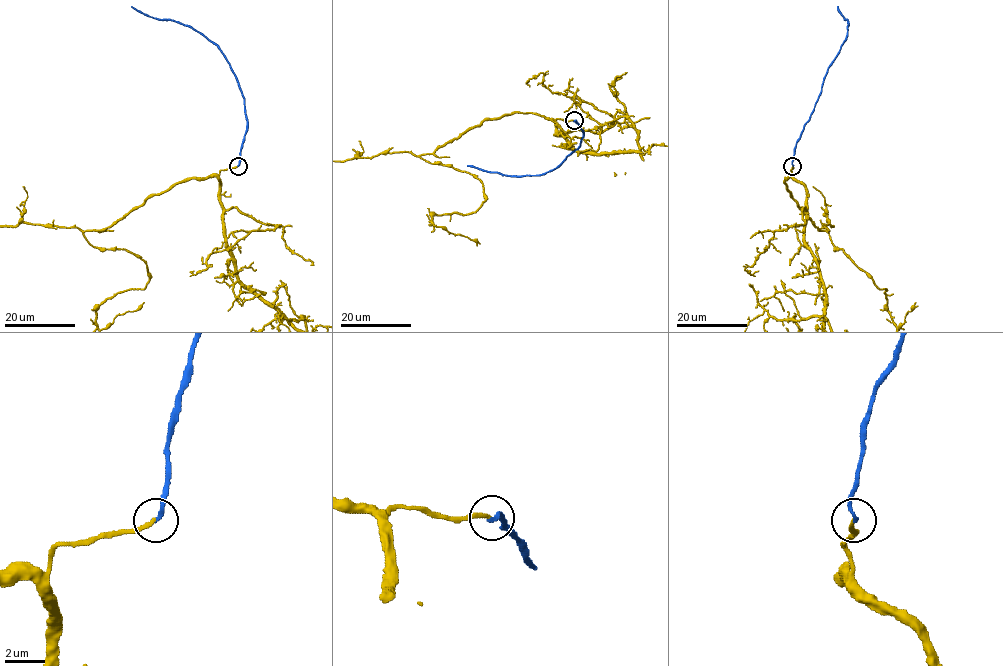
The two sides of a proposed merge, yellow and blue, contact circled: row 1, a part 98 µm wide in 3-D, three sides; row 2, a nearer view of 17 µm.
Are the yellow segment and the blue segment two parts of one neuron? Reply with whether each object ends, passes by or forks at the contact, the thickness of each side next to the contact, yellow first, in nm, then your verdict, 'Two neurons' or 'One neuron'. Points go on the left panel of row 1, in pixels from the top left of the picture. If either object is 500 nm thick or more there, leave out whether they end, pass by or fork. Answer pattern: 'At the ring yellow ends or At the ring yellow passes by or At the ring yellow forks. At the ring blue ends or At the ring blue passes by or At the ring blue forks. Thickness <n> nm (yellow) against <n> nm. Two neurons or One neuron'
At the ring yellow ends. At the ring blue ends. Thickness 170 nm (yellow) against 200 nm. Two neurons

